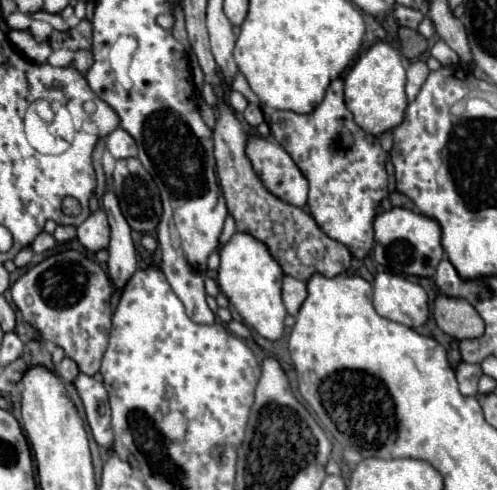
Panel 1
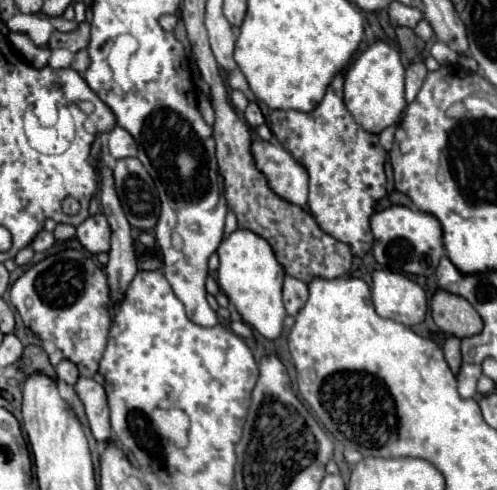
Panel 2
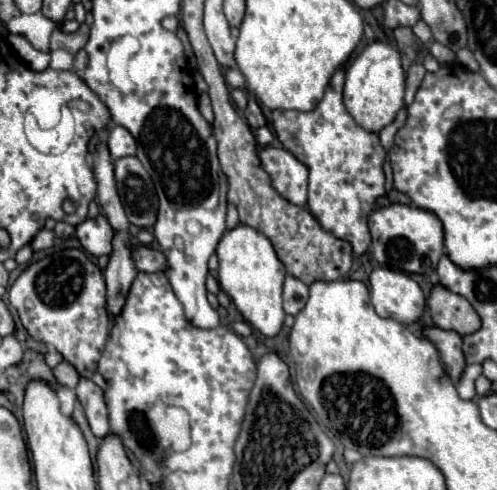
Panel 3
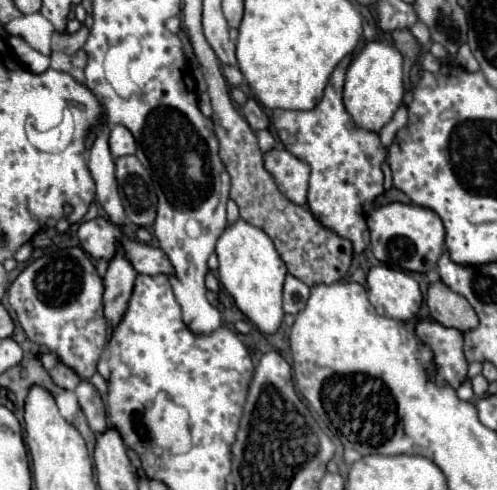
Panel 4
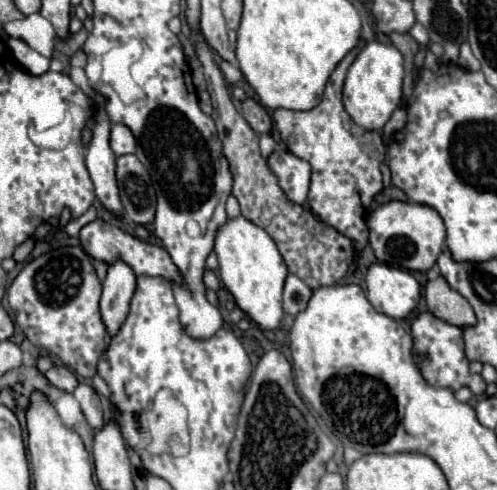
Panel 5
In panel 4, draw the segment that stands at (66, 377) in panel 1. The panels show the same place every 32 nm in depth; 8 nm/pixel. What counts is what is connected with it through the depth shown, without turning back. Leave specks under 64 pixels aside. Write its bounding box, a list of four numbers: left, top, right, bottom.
[48,364,80,390]

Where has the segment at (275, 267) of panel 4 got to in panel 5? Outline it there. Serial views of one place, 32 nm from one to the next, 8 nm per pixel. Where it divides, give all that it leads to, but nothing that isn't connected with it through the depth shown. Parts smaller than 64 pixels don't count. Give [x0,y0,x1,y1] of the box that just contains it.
[214,216,288,330]

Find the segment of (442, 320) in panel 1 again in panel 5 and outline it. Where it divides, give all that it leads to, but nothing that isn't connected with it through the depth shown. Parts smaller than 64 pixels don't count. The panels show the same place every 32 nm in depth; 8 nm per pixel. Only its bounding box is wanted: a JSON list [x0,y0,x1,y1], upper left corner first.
[424,276,476,328]

